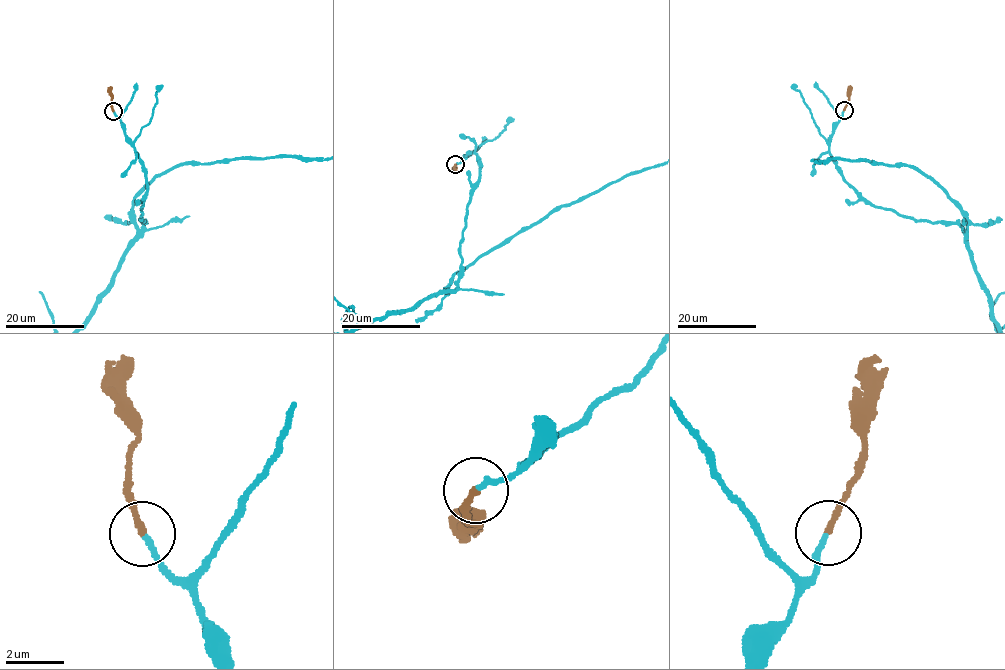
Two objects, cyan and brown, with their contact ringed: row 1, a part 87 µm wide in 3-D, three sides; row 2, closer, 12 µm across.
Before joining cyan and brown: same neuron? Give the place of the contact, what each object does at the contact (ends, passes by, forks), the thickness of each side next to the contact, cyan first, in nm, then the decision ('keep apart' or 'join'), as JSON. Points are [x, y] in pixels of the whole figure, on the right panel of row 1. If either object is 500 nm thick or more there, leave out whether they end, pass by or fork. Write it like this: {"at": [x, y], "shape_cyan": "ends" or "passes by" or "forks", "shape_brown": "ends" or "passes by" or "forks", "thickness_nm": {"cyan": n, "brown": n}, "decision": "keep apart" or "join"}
{"at": [844, 110], "shape_cyan": "ends", "shape_brown": "ends", "thickness_nm": {"cyan": 170, "brown": 200}, "decision": "join"}

